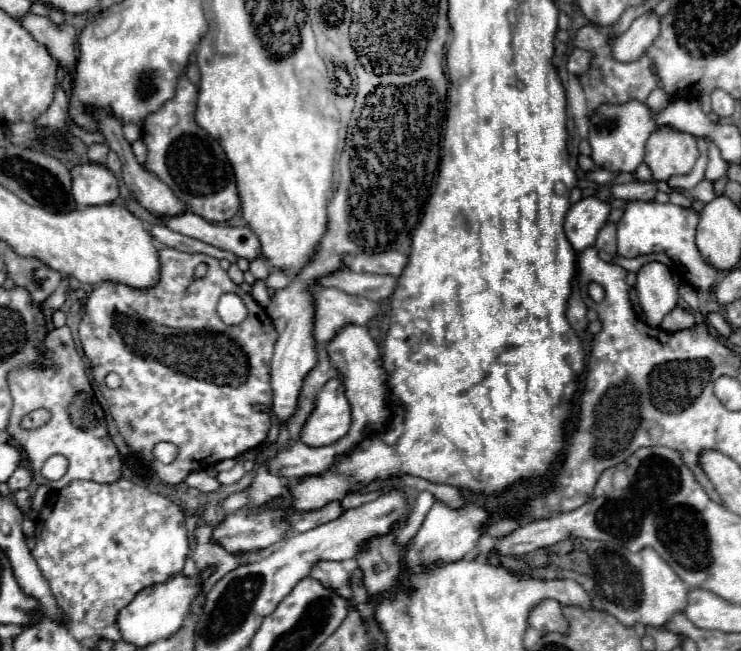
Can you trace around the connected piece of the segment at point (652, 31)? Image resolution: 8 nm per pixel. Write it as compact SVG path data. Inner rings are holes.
M652 12L636 18L632 26L612 44L612 56L618 62L638 60L660 34L660 18Z

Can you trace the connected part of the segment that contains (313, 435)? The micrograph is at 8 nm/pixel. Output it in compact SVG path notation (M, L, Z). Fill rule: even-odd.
M332 378L316 394L314 410L302 426L300 442L310 448L330 446L348 434L350 424L350 404L344 396L344 384Z

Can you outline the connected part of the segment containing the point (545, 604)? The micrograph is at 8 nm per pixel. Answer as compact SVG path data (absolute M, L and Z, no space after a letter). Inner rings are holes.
M542 600L538 606L534 606L528 614L528 624L540 630L542 634L548 634L548 632L566 634L568 632L568 622L562 614L560 602L556 600Z

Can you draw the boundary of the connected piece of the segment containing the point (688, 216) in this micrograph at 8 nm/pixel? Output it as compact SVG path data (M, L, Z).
M634 200L624 210L624 216L618 222L618 256L636 258L642 254L664 252L668 254L676 266L680 266L682 278L696 290L712 290L718 278L718 270L704 262L700 250L696 248L694 236L698 226L698 214L692 208L682 208L676 204L658 204L658 202L640 202Z

